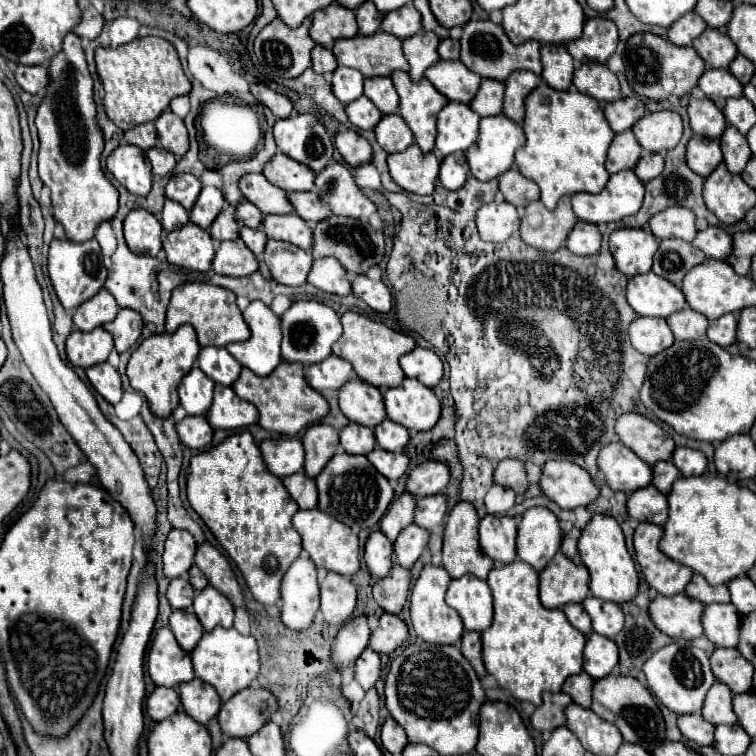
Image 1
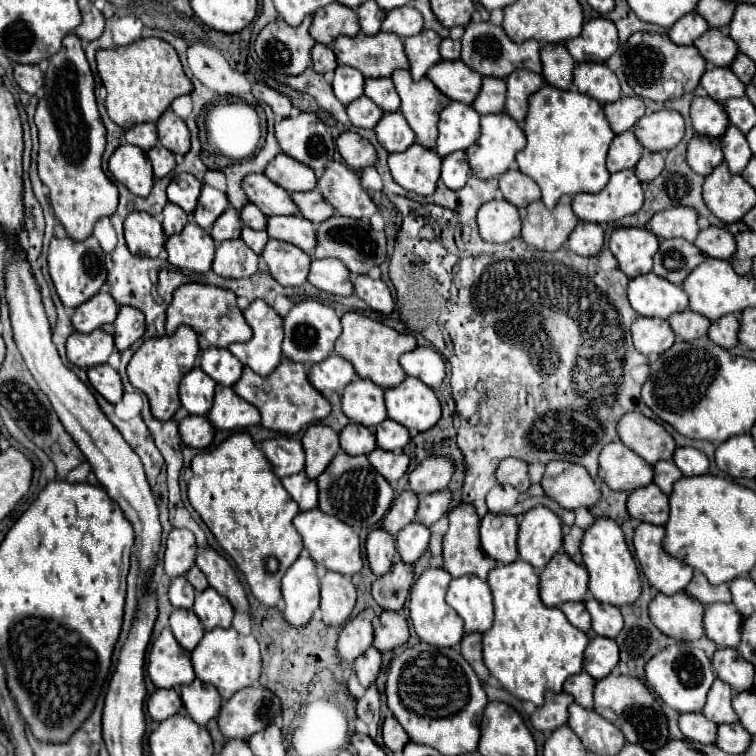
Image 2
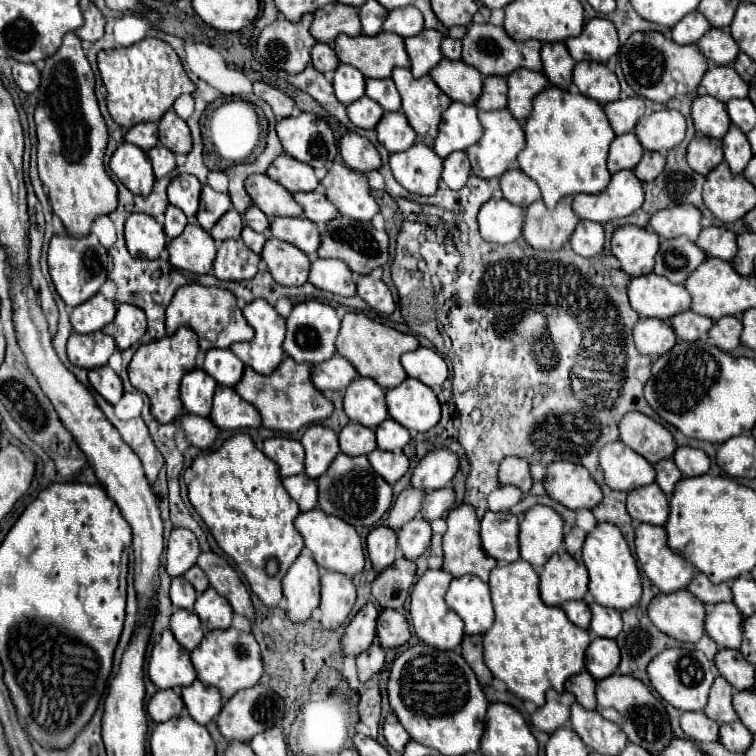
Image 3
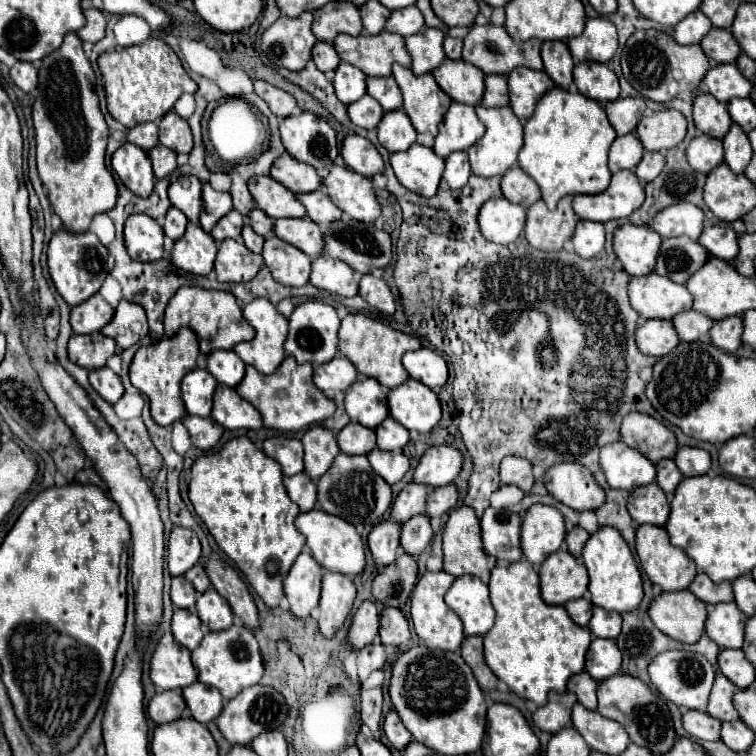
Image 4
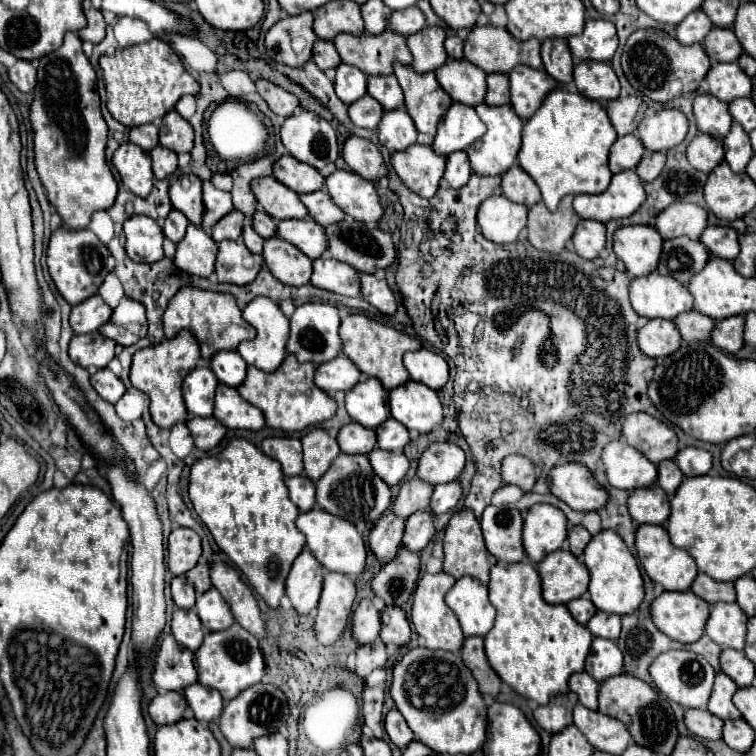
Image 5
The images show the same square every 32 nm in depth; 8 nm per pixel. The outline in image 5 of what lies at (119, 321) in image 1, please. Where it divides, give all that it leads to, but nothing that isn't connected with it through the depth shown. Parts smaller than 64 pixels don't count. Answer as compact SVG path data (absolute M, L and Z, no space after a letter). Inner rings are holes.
M124 296L114 308L110 320L100 328L106 338L122 346L130 346L146 336L146 308L142 302Z

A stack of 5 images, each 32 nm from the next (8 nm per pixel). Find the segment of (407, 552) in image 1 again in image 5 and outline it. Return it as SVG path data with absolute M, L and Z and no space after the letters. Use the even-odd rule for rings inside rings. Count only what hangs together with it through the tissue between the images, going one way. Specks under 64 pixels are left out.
M420 510L414 512L406 520L406 532L402 544L406 548L412 548L414 552L420 552L434 536L434 514L430 510Z

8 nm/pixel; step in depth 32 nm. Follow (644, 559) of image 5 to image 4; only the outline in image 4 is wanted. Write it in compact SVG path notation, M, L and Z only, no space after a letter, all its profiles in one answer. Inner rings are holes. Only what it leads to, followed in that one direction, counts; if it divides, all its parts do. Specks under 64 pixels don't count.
M642 524L636 530L636 554L640 558L644 572L652 580L652 584L660 584L664 592L686 590L696 576L696 564L680 548L672 548L672 544L668 540L668 532L664 526Z

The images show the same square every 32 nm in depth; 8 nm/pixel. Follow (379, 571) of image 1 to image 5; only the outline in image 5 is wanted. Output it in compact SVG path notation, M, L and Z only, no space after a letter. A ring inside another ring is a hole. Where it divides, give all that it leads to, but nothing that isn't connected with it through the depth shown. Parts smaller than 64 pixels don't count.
M388 512L384 514L370 532L370 548L380 558L380 562L388 562L398 548L402 546L406 520Z

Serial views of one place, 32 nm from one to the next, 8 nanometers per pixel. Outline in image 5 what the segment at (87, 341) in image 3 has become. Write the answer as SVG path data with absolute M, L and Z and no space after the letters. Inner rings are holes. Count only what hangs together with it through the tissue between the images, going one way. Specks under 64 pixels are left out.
M92 332L74 336L70 340L68 352L76 364L94 372L108 366L108 362L114 358L114 348L116 348L114 340L104 338L100 332Z

